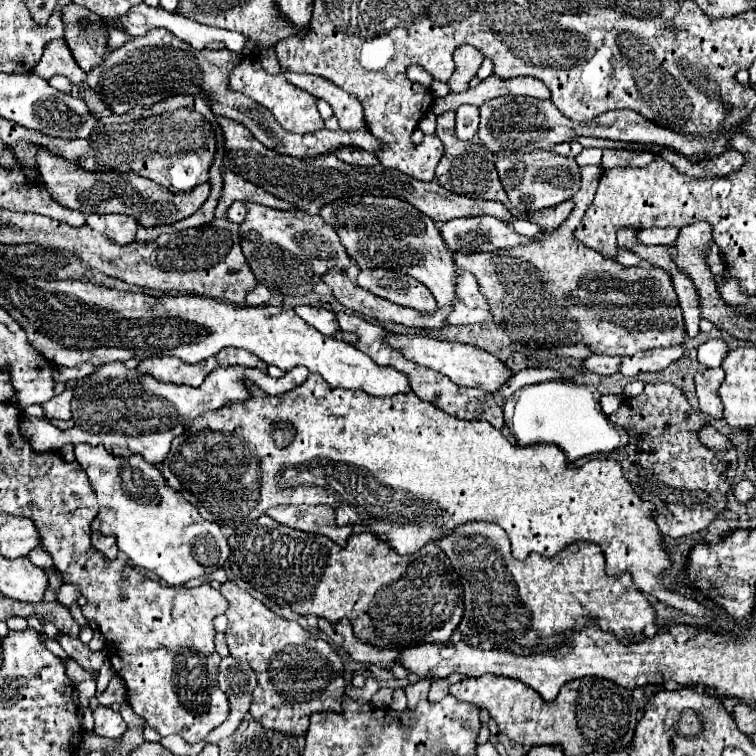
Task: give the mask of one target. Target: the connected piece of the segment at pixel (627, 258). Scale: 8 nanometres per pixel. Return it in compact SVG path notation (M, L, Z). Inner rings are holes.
M620 248L618 256L616 256L616 262L620 262L622 266L638 266L638 264L640 264L640 256L636 256L636 254L630 252L630 250L622 250L622 248Z

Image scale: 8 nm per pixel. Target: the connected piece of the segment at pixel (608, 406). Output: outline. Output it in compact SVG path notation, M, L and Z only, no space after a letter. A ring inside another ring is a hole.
M606 394L600 398L602 411L604 414L608 414L608 416L610 416L616 408L620 408L620 404L622 404L622 398L616 396L616 394Z

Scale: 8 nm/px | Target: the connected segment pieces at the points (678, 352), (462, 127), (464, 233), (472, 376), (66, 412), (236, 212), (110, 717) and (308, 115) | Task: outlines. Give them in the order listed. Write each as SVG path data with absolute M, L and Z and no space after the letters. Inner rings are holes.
M670 346L670 348L660 348L660 350L644 350L636 352L634 356L622 358L622 368L620 372L624 376L636 376L640 372L658 372L670 366L674 360L680 360L684 356L684 346Z
M464 104L456 110L456 136L460 136L460 140L468 142L474 138L480 120L478 110L480 110L478 106L470 106L470 104Z
M492 216L480 218L458 218L448 220L440 228L442 240L452 254L474 254L474 252L494 252L500 248L526 246L532 240L516 234L506 222Z
M390 332L384 340L390 348L398 350L404 358L408 358L420 366L426 366L430 370L436 370L444 376L450 376L450 380L456 382L458 386L482 388L486 392L496 392L512 376L498 358L494 358L492 354L488 354L480 348L474 348L470 344L434 340L434 338L426 338L426 336L418 336L418 334L394 334L394 332Z
M64 390L62 394L56 394L52 400L42 404L44 416L48 419L70 420L72 419L71 403L72 390Z
M234 202L230 208L228 208L228 220L232 220L232 222L236 222L236 224L240 224L242 220L244 220L244 216L246 216L246 206L242 204L242 202Z
M98 706L94 710L94 720L96 720L96 728L94 732L106 738L120 738L126 732L126 724L120 718L118 712L114 712L108 706Z
M238 66L236 70L232 70L230 76L230 88L244 92L248 98L256 100L258 104L266 106L272 110L274 118L278 120L278 124L288 130L288 132L296 132L296 134L308 134L308 132L316 132L320 128L324 128L324 120L316 108L316 98L312 94L304 94L300 88L288 84L286 80L282 80L280 76L270 76L262 70L262 66Z

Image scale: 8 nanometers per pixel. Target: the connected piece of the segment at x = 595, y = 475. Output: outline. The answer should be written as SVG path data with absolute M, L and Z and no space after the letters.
M310 374L308 380L300 388L294 388L292 392L286 392L284 396L270 396L270 394L264 394L264 390L260 390L260 388L252 388L252 400L248 400L248 404L230 404L228 408L220 408L216 412L206 412L204 416L198 416L196 424L192 424L192 428L188 428L188 432L184 432L184 436L178 436L172 442L170 454L164 460L162 476L172 490L180 492L188 502L198 506L204 520L218 522L220 526L238 526L238 524L252 522L260 514L266 514L268 508L280 506L280 504L292 504L292 506L326 504L326 506L334 508L338 526L348 526L348 524L368 526L378 538L384 538L390 544L390 548L394 548L398 554L414 554L422 546L426 546L430 542L438 542L440 538L448 536L458 526L468 524L468 522L480 522L480 520L482 522L494 522L494 524L504 528L504 532L508 534L508 538L512 542L512 556L516 560L526 560L532 552L538 552L546 558L554 558L566 546L570 546L574 542L592 542L592 544L602 546L602 552L606 556L605 571L607 575L620 576L620 574L630 572L634 586L644 594L648 594L648 592L654 594L662 604L676 608L680 612L686 612L694 618L718 618L714 614L714 610L700 604L694 596L674 592L674 590L666 588L662 584L666 572L672 568L672 558L664 548L662 534L660 534L658 524L654 520L654 508L656 506L652 502L642 500L636 494L634 486L624 478L622 466L616 460L590 460L582 468L568 468L568 462L564 460L564 452L560 452L560 448L556 448L554 444L540 444L540 446L536 444L536 448L524 448L524 446L516 446L516 444L512 446L502 436L502 432L498 428L494 428L492 424L482 422L482 420L470 420L468 422L468 420L458 420L454 416L448 416L446 412L440 412L440 408L420 400L414 392L378 398L378 396L370 396L366 392L332 388L332 386L328 386L326 380L320 380L320 376L316 376L316 374Z

